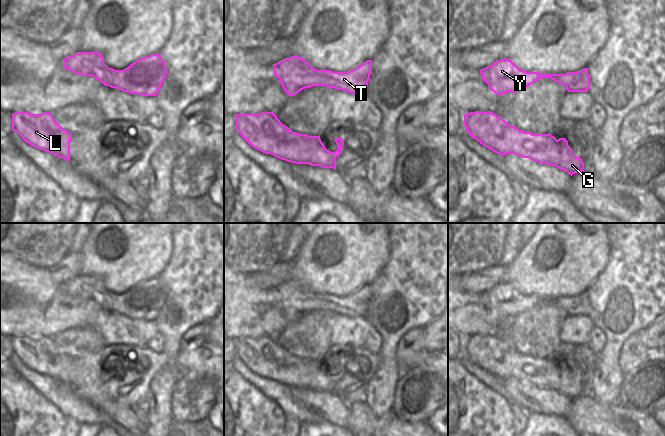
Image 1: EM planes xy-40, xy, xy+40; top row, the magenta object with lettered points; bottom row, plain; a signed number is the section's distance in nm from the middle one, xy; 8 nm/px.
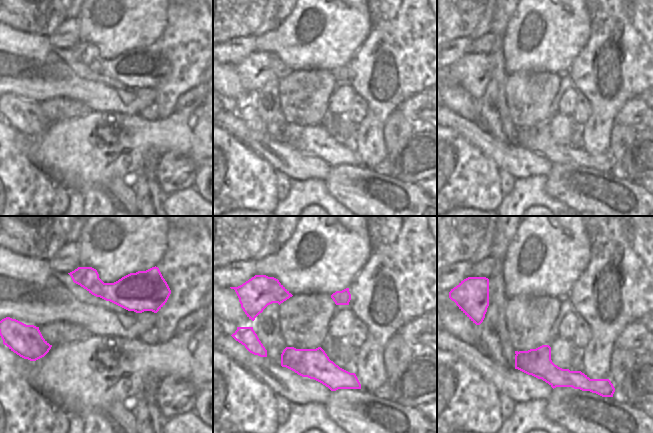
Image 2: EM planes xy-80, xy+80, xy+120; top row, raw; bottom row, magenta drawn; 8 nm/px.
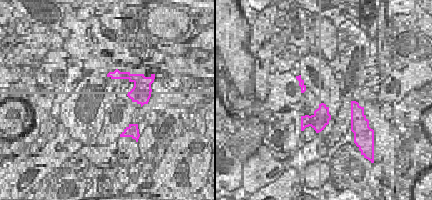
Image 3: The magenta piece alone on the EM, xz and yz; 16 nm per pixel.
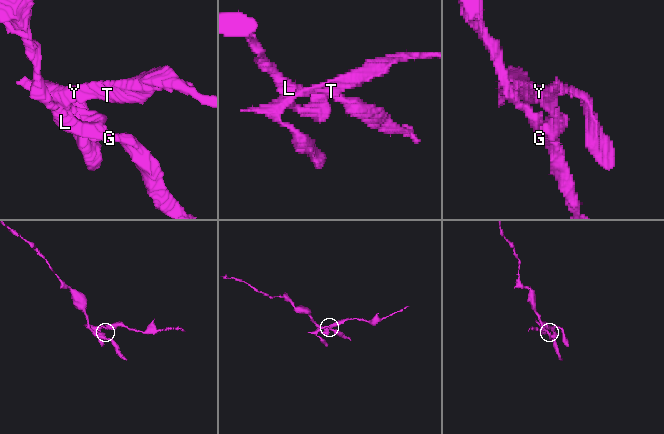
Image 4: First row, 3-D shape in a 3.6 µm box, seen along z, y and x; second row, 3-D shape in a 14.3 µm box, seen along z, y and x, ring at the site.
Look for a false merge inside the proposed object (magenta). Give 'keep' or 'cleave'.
cleave

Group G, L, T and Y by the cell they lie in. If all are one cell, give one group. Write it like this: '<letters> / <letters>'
G L / T Y

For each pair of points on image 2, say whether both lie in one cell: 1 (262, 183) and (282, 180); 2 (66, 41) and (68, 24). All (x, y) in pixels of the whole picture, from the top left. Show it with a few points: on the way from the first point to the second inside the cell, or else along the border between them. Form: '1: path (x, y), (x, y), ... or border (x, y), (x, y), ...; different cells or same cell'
1: border (274, 171), (277, 198), (279, 200); different cells
2: path (66, 37), (68, 28); same cell

